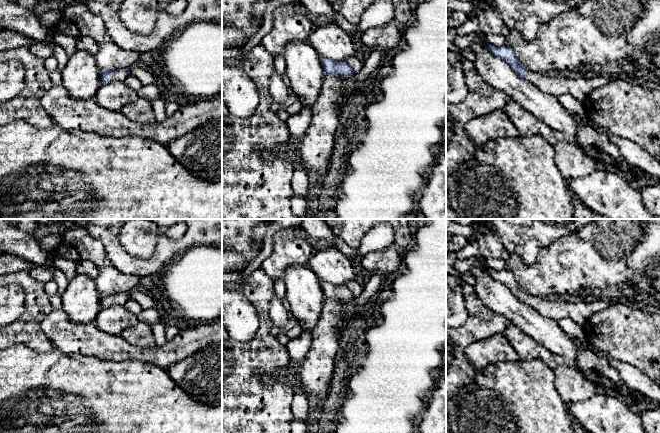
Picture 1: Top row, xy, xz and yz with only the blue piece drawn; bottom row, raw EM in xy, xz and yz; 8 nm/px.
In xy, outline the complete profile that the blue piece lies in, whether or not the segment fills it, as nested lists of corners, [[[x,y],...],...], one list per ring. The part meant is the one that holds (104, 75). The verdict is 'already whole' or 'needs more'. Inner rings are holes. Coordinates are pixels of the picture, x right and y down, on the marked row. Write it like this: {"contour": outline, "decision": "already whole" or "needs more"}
{"contour": [[[116,69],[110,71],[101,71],[100,78],[102,84],[112,82],[112,81],[125,81],[129,75],[129,69]]], "decision": "needs more"}

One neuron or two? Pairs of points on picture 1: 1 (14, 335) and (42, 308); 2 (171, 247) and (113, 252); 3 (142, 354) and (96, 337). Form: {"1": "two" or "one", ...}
{"1": "one", "2": "one", "3": "one"}

